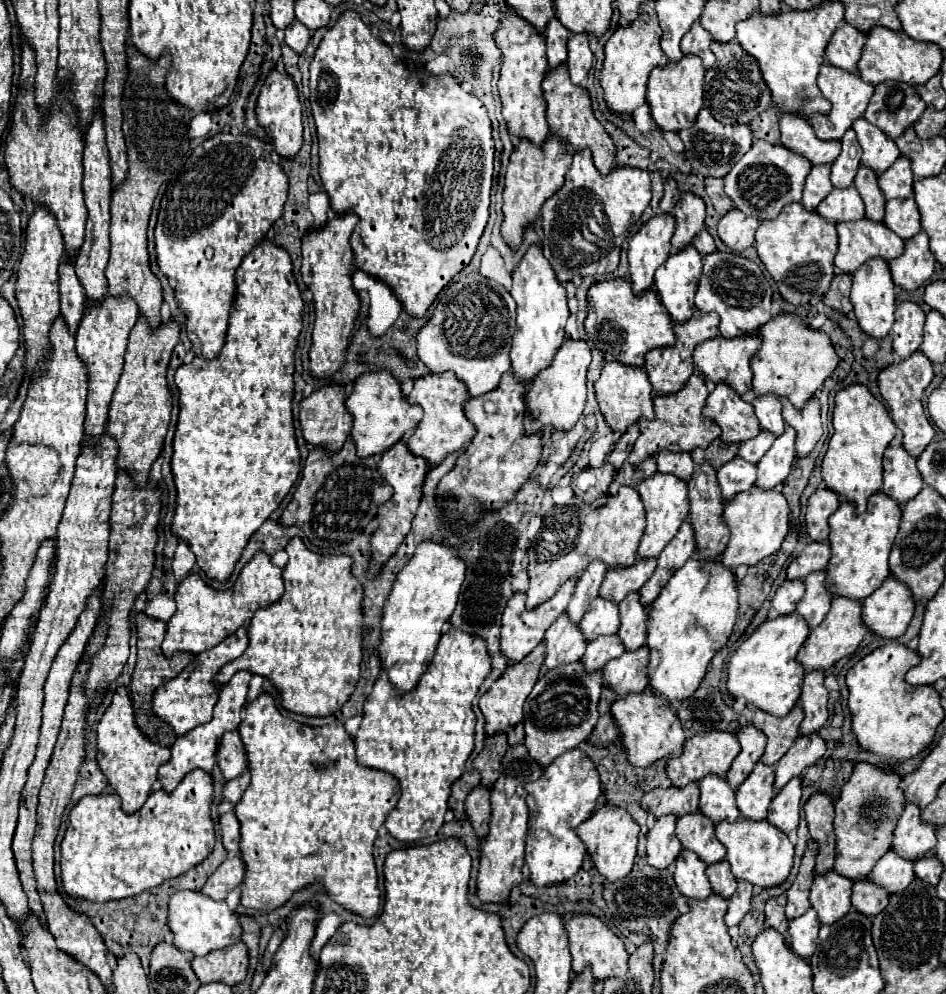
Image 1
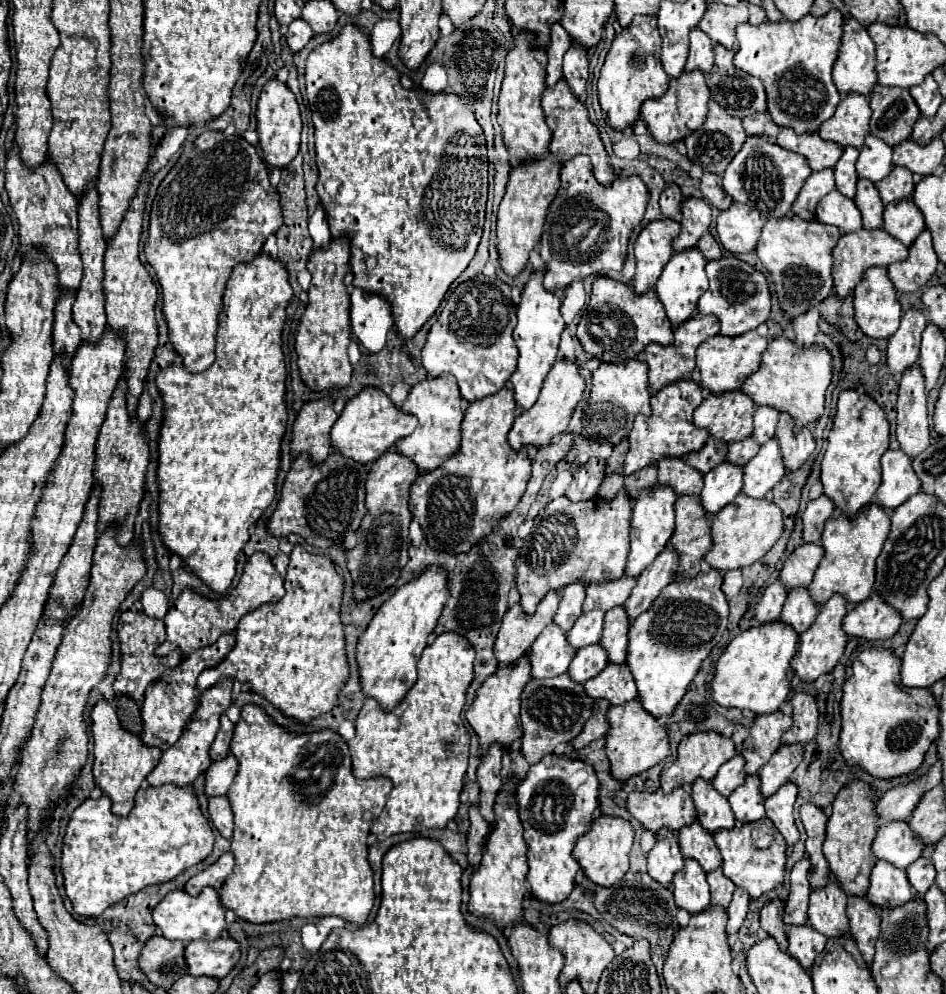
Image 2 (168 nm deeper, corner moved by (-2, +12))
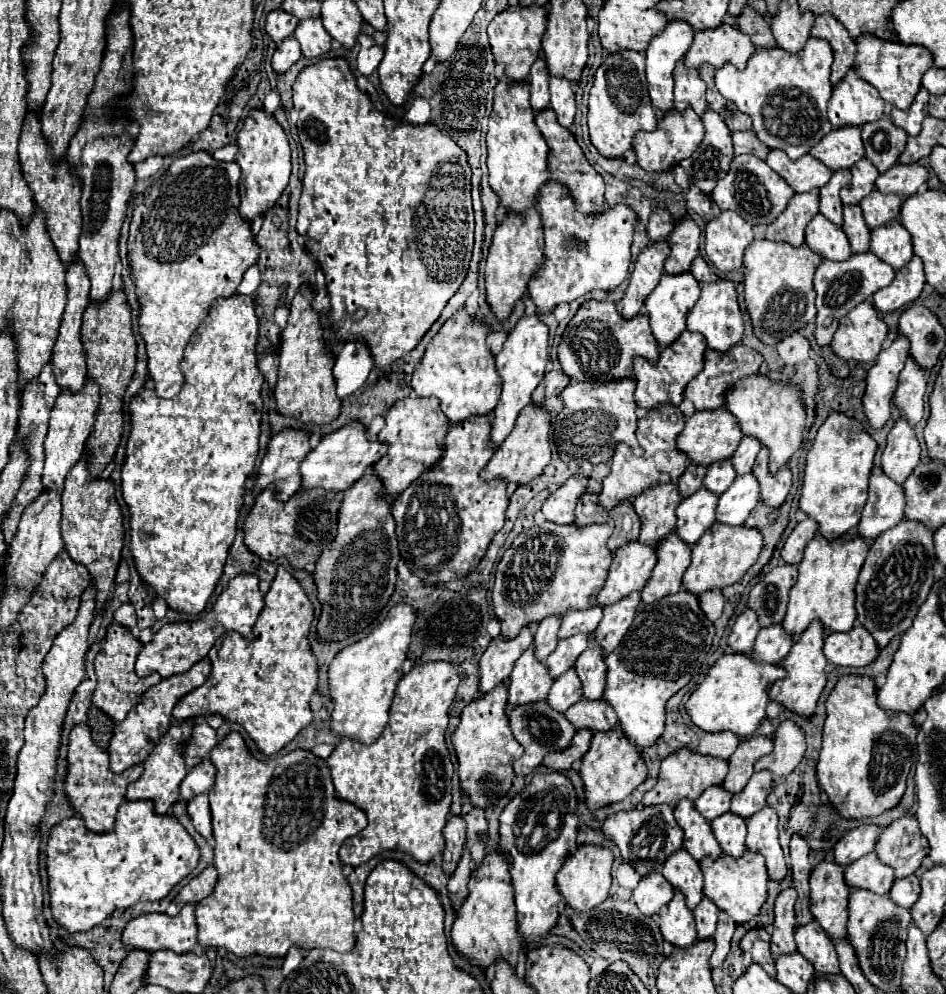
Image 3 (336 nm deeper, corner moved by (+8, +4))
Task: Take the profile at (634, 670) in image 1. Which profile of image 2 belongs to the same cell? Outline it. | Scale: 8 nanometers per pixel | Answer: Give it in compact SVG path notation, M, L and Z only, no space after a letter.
M608 664L594 680L584 684L584 690L594 700L608 700L610 706L618 706L636 698L634 678L624 664Z

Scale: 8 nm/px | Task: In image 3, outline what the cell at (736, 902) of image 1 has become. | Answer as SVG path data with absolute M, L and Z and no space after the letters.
M718 912L718 926L716 926L716 932L714 932L716 948L714 948L712 958L710 958L712 966L718 966L718 964L724 962L724 958L730 950L730 940L732 940L734 930L736 930L736 922L726 912Z

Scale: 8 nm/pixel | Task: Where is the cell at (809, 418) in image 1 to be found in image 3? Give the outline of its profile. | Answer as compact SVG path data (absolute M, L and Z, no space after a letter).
M762 448L756 456L756 464L754 464L752 472L760 482L760 498L772 508L782 506L782 502L788 496L788 490L792 486L792 470L788 466L784 466L784 468L780 468L780 472L776 472L776 476L772 476L772 472L768 468L768 448Z

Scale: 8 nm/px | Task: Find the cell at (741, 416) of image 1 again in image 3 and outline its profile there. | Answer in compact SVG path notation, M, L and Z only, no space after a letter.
M720 406L720 408L716 408L716 412L698 412L696 410L686 420L686 426L680 432L676 442L678 442L678 450L686 452L694 464L710 466L718 460L730 458L734 454L740 438L742 438L742 432L740 432L740 426L736 424L736 418L724 406Z

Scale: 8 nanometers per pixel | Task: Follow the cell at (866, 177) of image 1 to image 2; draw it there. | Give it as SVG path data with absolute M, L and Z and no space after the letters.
M858 180L854 204L858 206L858 210L860 210L860 214L862 214L864 228L868 228L868 230L882 228L884 204L882 204L882 200L880 200L878 190L876 190L874 184L870 184L868 180Z

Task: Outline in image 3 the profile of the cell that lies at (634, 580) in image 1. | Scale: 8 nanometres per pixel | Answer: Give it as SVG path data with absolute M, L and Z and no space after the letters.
M596 604L596 606L592 606L592 608L586 608L584 612L566 612L558 636L560 636L560 638L568 638L568 636L574 636L576 632L588 634L588 632L596 630L598 624L600 624L602 608L604 608L604 606Z

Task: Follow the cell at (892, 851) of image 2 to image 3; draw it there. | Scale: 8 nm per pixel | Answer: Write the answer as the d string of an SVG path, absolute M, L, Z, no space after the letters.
M870 852L870 854L862 856L860 860L848 864L844 876L848 880L848 886L868 888L876 894L886 894L894 882L892 868L888 868L888 864L884 864L876 856L876 852Z

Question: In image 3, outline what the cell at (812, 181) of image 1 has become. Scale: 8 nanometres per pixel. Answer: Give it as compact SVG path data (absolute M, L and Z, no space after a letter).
M818 188L804 194L794 194L786 210L768 226L766 238L800 246L804 242L804 230L808 222L818 214L818 198L820 198Z

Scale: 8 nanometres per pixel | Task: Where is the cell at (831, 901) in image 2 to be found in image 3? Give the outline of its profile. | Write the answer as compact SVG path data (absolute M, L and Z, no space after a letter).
M816 920L804 926L796 926L796 946L798 952L804 954L818 972L840 972L834 942L828 940L828 934L820 928L820 924L816 924Z

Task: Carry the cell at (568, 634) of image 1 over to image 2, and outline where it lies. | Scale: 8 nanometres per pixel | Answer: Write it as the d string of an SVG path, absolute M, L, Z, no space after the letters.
M552 622L534 640L528 654L530 654L532 678L542 680L564 674L576 652L566 644L566 634Z

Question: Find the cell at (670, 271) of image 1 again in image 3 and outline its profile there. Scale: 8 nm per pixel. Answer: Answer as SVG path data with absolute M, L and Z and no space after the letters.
M684 272L680 276L662 274L658 286L650 292L650 296L644 302L644 312L650 316L652 334L662 348L672 344L680 336L680 332L686 328L686 316L694 308L698 296L700 296L700 284L692 276L692 272Z

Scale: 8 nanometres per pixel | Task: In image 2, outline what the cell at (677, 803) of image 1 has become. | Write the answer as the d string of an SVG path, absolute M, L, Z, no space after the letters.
M676 788L670 794L662 794L660 790L654 794L632 792L626 808L642 824L642 828L650 830L654 836L658 836L662 828L676 834L680 828L690 826L696 820L694 804L684 788Z

